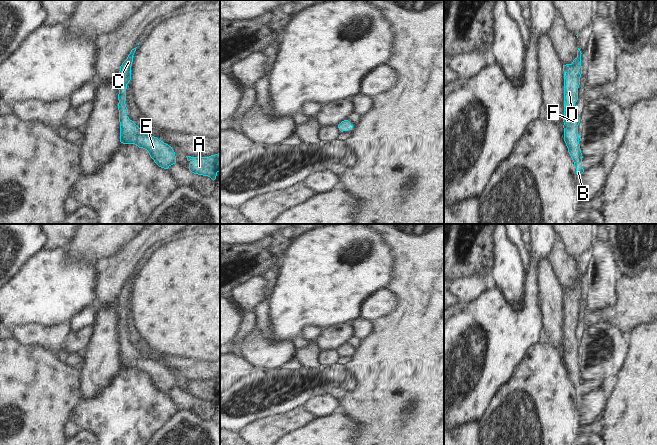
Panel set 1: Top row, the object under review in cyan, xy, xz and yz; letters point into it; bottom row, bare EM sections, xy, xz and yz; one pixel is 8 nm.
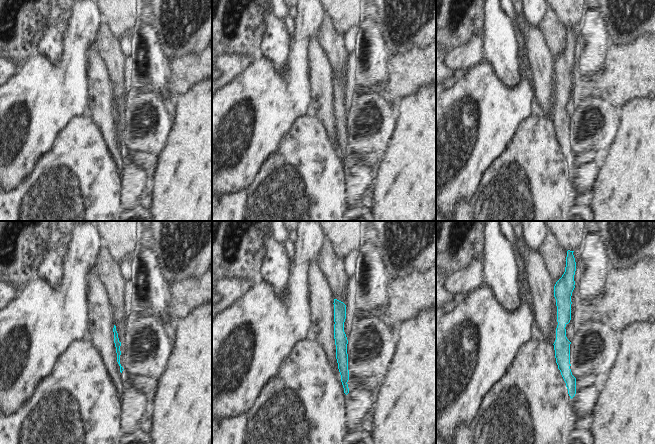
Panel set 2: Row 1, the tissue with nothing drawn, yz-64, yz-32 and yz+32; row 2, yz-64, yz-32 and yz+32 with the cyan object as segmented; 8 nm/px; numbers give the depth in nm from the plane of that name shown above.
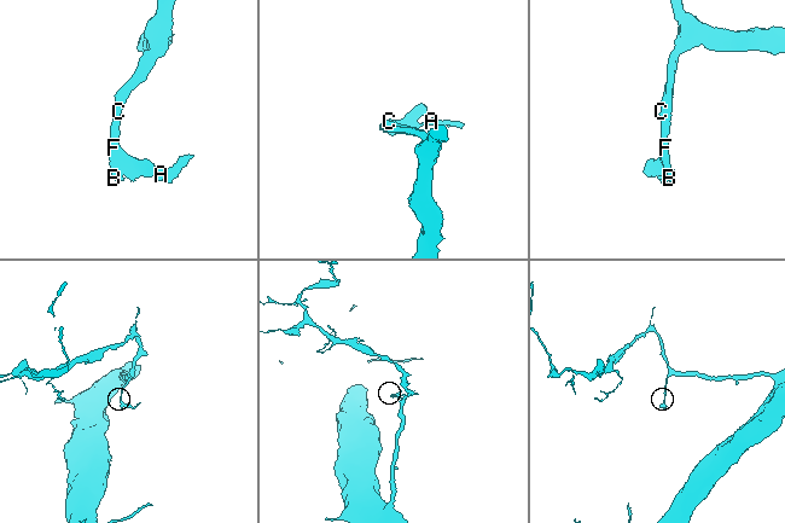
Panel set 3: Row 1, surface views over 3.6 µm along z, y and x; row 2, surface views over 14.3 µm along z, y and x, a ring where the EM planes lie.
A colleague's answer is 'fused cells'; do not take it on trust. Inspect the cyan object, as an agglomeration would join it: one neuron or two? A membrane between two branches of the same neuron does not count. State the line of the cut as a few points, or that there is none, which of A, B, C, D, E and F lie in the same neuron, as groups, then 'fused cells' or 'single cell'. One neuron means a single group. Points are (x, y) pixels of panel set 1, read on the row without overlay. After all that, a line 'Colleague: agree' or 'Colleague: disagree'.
no cut; A B C D E F; single cell
Colleague: disagree

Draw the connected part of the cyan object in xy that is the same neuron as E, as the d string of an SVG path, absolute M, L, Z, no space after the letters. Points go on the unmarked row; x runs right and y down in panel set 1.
M136 272L132 273L127 283L120 290L118 303L118 334L120 346L120 366L123 368L135 368L139 372L148 375L150 381L161 392L168 393L176 387L175 376L171 370L159 364L157 361L143 356L134 345L127 340L126 313L131 304L131 290Z

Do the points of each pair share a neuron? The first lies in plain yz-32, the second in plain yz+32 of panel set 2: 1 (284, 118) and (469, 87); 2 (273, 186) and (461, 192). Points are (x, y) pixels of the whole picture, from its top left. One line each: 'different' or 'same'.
1: same
2: different

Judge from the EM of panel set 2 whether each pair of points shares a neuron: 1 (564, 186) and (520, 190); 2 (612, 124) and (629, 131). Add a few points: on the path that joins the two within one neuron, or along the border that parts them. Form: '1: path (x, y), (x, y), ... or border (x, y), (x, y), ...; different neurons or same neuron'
1: path (553, 186), (531, 187); same neuron
2: border (620, 117), (618, 132), (612, 140); different neurons

